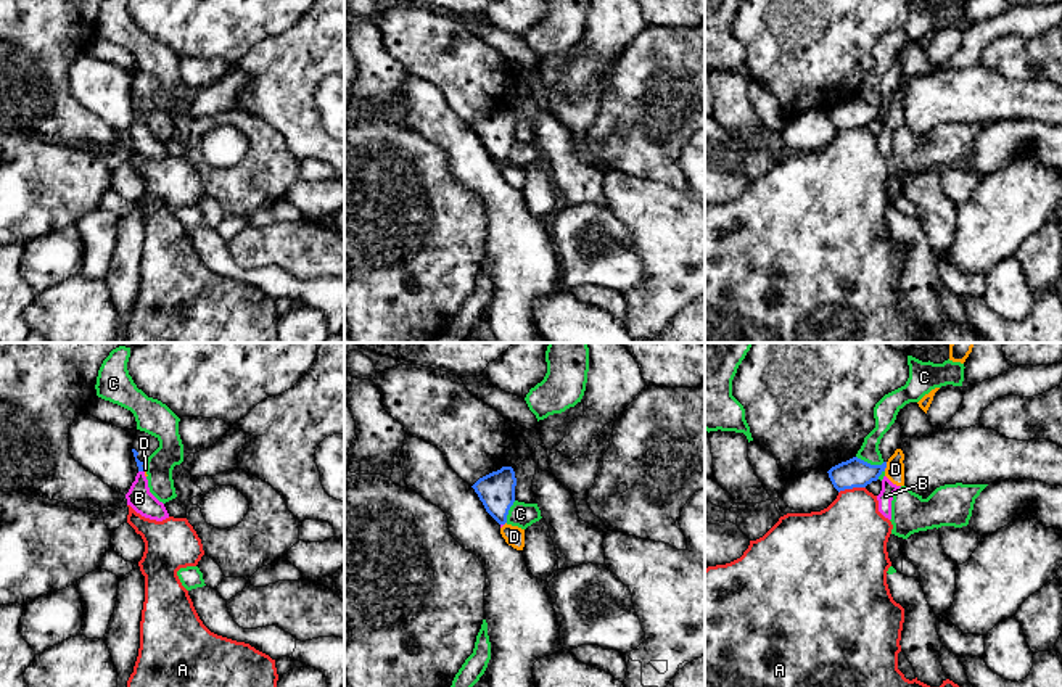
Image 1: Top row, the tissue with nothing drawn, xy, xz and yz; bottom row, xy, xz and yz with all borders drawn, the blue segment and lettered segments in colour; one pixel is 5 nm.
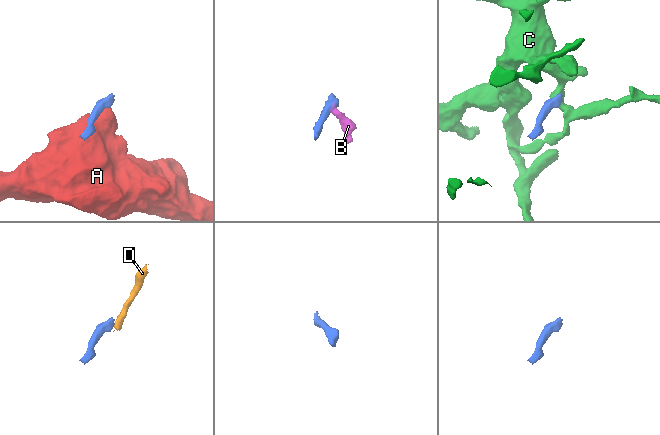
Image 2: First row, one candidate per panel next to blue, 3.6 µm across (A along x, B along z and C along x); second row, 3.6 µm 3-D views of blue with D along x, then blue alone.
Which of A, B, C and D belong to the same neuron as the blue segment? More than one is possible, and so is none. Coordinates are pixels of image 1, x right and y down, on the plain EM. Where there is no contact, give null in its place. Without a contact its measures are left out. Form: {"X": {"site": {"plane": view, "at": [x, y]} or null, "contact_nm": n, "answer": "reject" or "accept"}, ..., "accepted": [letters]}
{"A": {"site": {"plane": "yz", "at": [852, 127]}, "contact_nm": 140, "answer": "reject"}, "B": {"site": {"plane": "xy", "at": [142, 110]}, "contact_nm": 30, "answer": "reject"}, "C": {"site": {"plane": "yz", "at": [869, 103]}, "contact_nm": 150, "answer": "reject"}, "D": {"site": {"plane": "yz", "at": [885, 106]}, "contact_nm": 50, "answer": "reject"}, "accepted": []}

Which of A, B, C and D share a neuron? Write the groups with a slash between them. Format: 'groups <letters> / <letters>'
groups A / B D / C

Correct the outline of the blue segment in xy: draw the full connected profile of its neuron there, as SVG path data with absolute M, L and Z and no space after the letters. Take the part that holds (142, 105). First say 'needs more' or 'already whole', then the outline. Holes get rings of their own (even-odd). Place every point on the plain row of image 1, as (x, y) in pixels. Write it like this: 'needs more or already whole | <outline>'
needs more | M137 71L132 82L132 92L138 106L138 111L145 111L148 97L159 87L158 77Z

